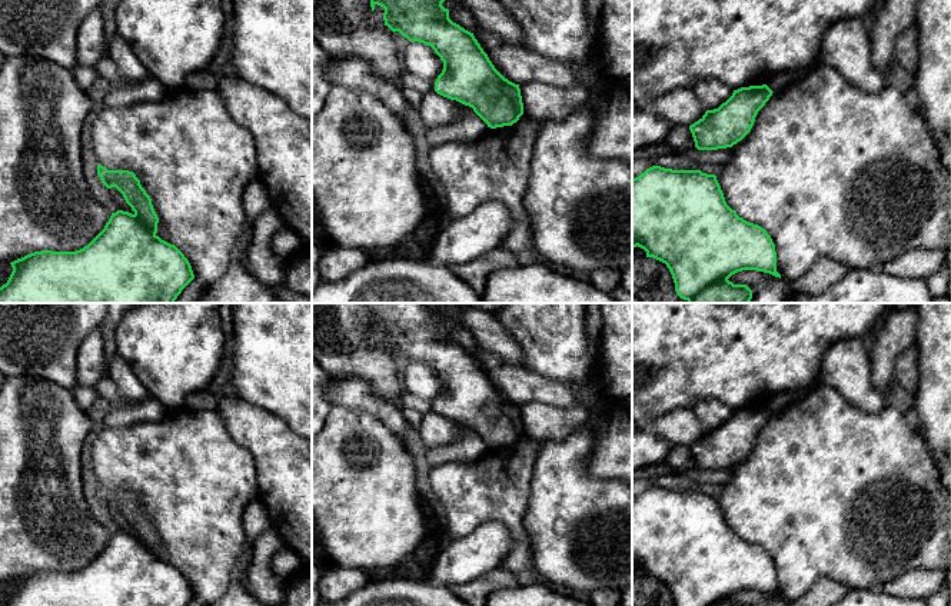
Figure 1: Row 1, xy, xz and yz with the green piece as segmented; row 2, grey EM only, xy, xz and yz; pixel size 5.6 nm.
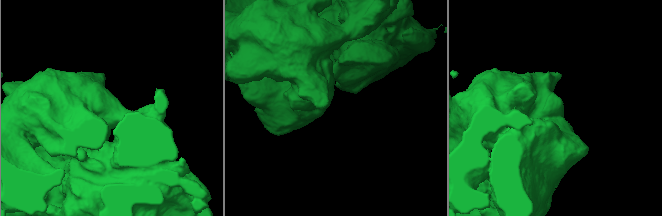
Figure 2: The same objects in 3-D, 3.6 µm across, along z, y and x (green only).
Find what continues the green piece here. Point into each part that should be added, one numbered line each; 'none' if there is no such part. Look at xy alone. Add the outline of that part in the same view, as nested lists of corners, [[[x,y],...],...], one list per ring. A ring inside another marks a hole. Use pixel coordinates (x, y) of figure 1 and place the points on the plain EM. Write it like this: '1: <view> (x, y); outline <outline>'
none

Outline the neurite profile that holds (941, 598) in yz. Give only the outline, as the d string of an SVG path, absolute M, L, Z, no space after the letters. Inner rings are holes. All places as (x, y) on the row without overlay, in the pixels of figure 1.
M951 567L945 573L945 585L927 599L928 606L948 606L951 597Z

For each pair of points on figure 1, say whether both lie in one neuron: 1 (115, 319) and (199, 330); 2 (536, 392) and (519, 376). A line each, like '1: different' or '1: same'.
1: different
2: same

